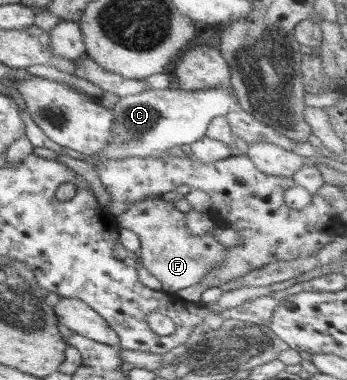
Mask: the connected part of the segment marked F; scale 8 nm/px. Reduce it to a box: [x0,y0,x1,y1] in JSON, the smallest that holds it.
[114,197,224,294]

